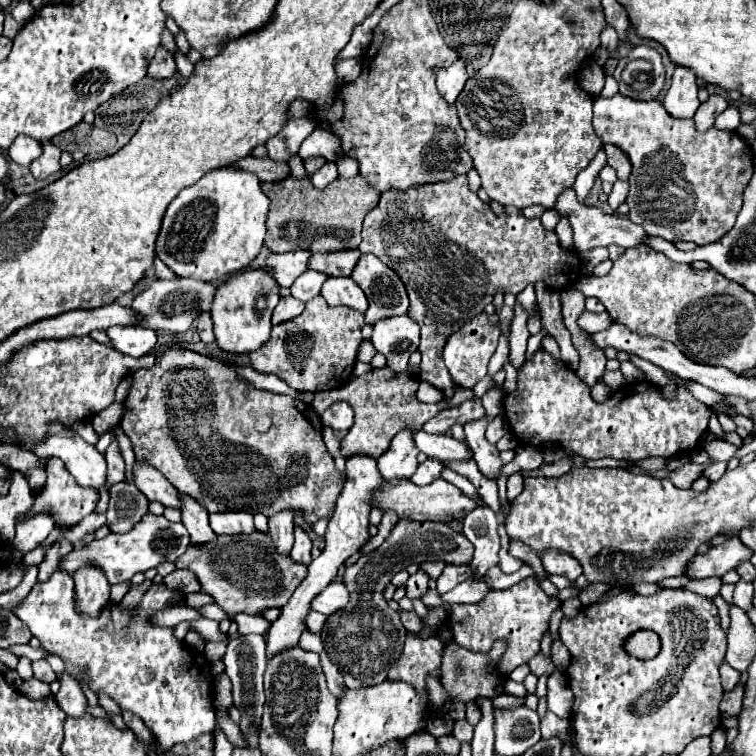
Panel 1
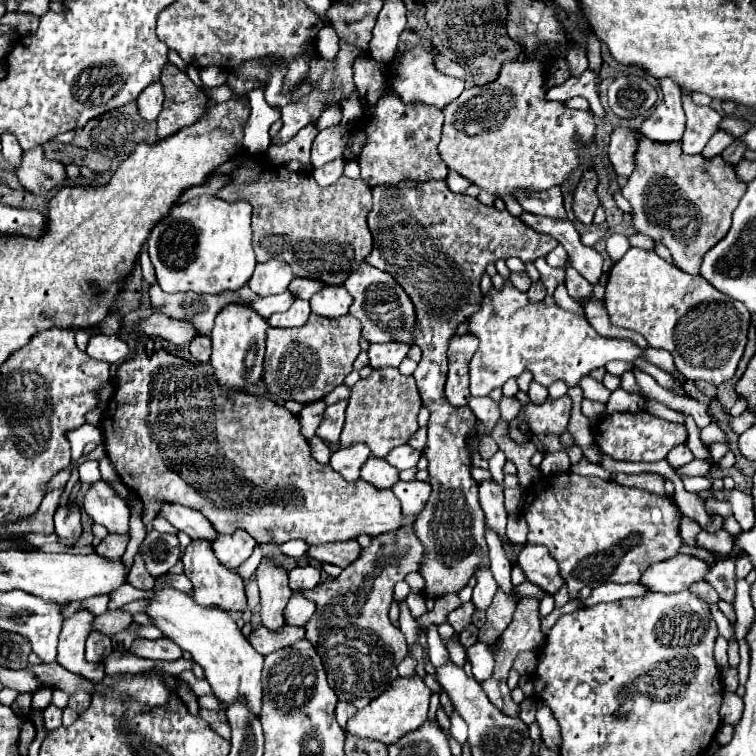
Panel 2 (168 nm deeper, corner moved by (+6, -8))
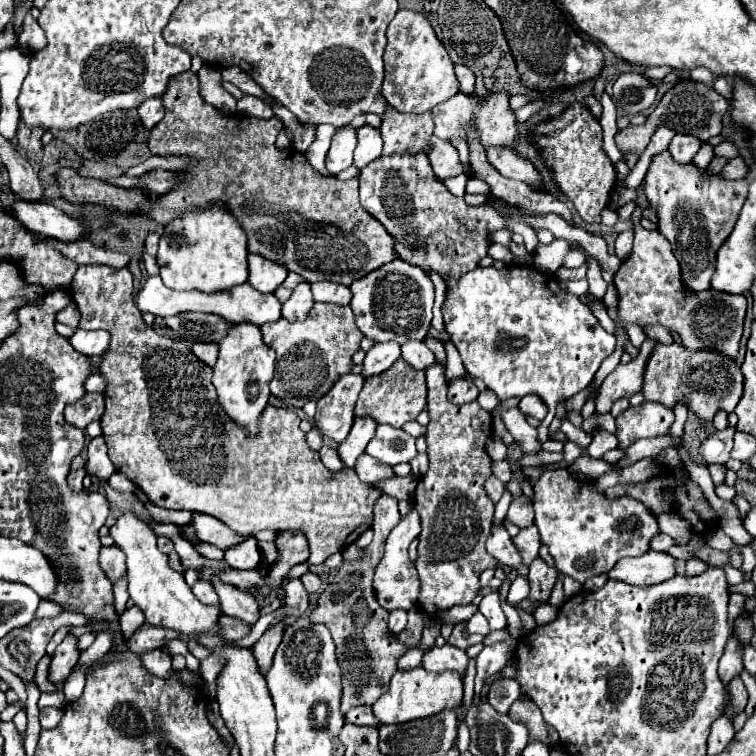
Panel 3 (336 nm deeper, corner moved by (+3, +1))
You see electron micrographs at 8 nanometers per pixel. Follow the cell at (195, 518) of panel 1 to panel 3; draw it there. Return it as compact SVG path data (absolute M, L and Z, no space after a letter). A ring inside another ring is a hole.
M214 576L214 580L210 580L210 582L220 598L220 606L222 606L224 614L236 616L250 624L254 624L260 618L258 616L260 608L250 592L242 592L240 588L234 588L232 584L224 584L222 580L218 580L218 576Z

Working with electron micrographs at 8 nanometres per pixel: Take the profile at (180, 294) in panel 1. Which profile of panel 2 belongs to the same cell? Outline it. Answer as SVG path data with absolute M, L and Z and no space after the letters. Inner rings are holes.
M157 283L151 285L149 297L151 297L151 301L155 301L155 305L163 305L161 313L165 313L167 317L175 317L175 319L187 317L189 321L195 321L195 325L199 325L199 329L203 329L203 335L211 333L215 315L227 303L238 300L254 301L259 298L257 294L251 293L251 289L247 285L245 285L245 289L239 289L233 293L221 293L221 295L199 295L199 293L191 293L191 291L169 295L169 293L163 293Z

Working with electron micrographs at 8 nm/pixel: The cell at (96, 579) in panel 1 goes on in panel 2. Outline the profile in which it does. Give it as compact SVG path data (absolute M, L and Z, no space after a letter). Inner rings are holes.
M79 611L77 615L73 615L63 623L55 661L71 673L89 677L91 681L95 681L95 691L101 691L105 687L101 683L105 675L105 667L99 663L85 661L85 639L91 633L91 621L93 615L89 611Z

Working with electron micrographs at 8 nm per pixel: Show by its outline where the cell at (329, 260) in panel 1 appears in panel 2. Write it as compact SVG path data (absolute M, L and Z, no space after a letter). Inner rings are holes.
M293 279L289 283L289 291L295 299L311 299L315 291L319 291L323 285L319 285L317 281L311 281L311 279Z

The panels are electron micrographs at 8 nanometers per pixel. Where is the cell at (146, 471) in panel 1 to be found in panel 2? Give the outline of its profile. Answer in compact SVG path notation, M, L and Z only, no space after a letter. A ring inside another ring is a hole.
M163 505L161 517L165 517L179 531L187 533L193 541L203 539L203 541L213 543L217 539L217 531L207 521L207 517L203 517L203 513L199 513L199 511L191 511L189 507L183 507L183 505Z

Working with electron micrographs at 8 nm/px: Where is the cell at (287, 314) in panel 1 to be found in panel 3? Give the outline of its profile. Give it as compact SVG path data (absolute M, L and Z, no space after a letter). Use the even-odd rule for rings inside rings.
M302 282L302 284L298 284L298 288L290 296L290 300L282 304L282 316L290 322L306 320L312 306L314 306L314 300L312 300L312 292L310 292L310 284Z

